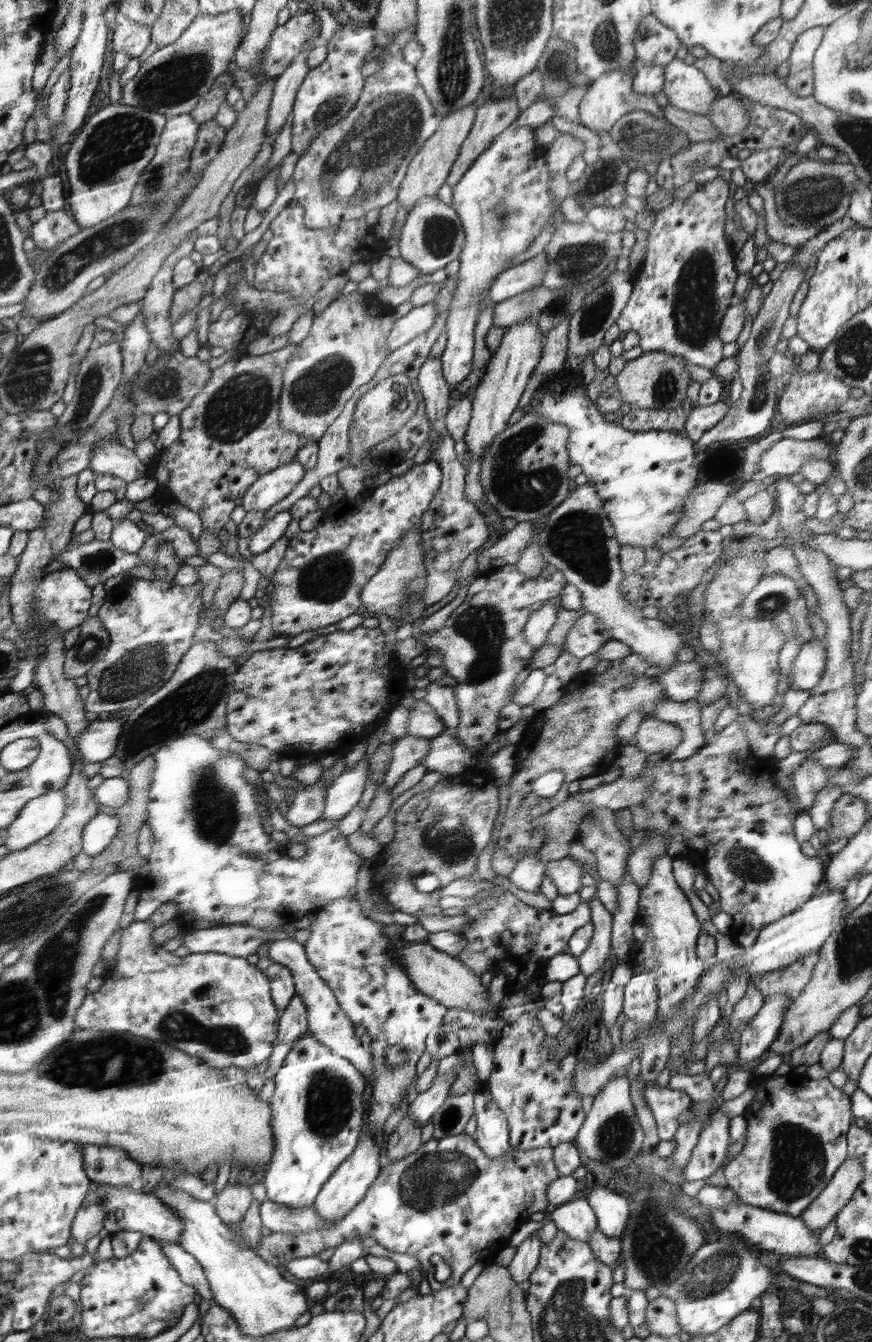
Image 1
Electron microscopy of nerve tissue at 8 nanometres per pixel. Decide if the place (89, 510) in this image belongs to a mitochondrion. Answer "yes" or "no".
no

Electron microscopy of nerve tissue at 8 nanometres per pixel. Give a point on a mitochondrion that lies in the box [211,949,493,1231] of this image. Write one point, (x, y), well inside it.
(431, 1180)

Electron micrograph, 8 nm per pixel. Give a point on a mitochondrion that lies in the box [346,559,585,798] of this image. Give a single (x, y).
(483, 626)

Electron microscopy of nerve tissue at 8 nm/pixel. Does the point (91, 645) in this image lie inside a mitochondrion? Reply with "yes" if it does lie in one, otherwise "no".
yes

